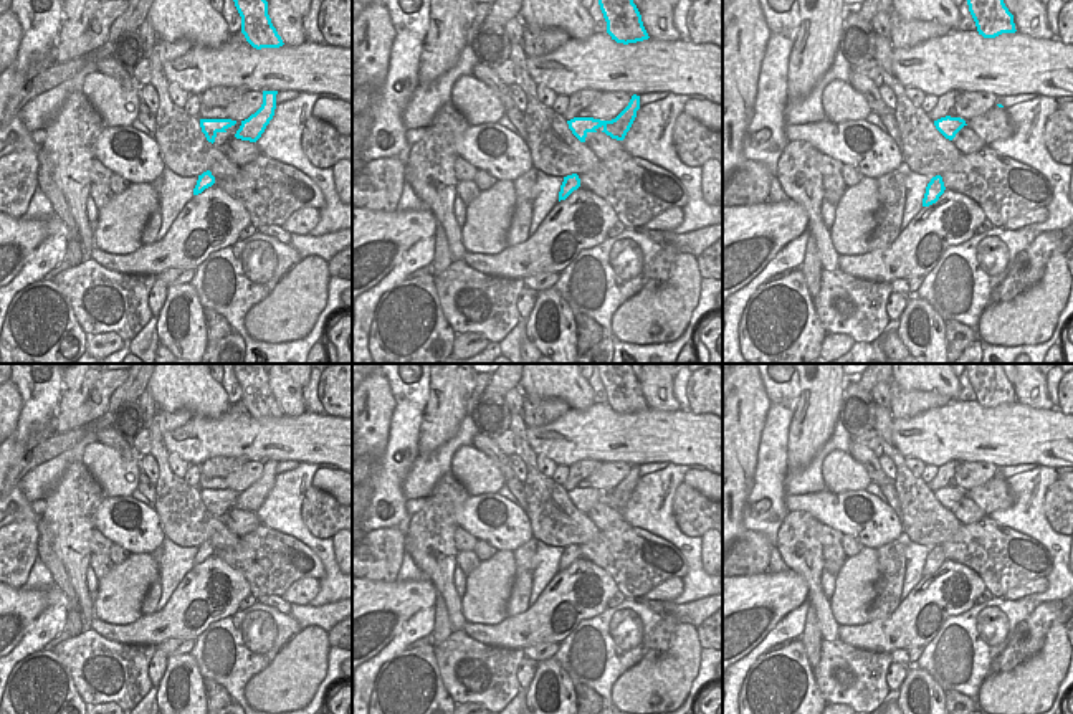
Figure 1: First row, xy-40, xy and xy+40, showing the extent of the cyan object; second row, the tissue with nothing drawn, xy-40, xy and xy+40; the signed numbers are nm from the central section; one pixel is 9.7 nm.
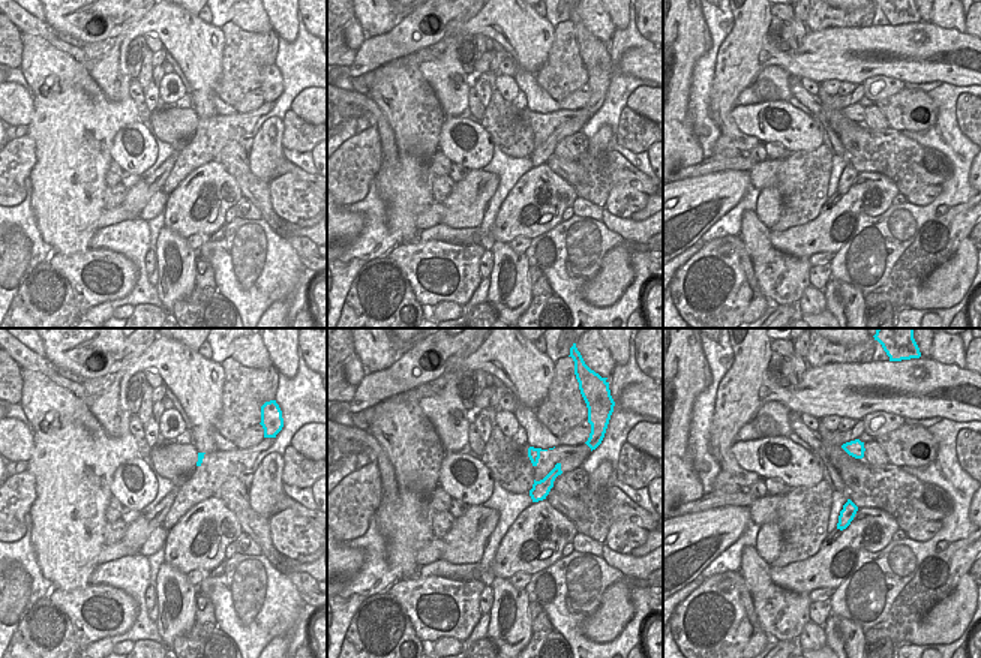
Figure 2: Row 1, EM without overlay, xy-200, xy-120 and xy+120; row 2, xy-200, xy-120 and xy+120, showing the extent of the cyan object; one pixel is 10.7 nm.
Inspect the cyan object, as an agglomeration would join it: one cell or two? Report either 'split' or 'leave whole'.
split

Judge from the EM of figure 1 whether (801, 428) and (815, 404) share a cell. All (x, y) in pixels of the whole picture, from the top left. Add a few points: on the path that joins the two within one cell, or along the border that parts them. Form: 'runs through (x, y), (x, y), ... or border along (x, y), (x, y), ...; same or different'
runs through (807, 422), (815, 410); same

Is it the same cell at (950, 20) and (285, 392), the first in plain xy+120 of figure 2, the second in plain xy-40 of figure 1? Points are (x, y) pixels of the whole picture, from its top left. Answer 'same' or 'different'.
same

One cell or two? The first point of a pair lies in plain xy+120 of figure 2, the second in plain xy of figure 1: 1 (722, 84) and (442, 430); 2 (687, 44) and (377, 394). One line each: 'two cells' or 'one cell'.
1: one cell
2: one cell

